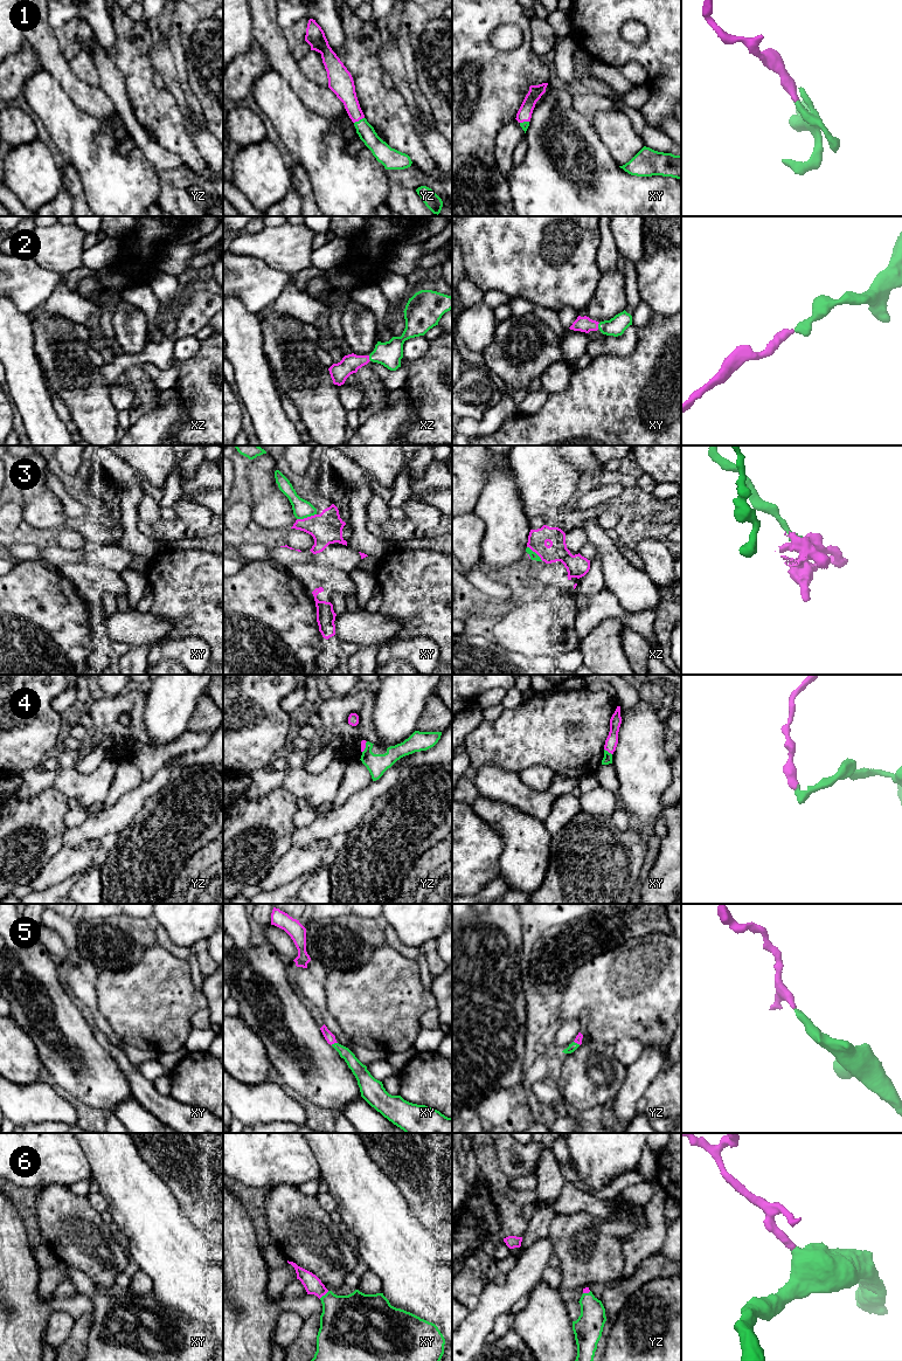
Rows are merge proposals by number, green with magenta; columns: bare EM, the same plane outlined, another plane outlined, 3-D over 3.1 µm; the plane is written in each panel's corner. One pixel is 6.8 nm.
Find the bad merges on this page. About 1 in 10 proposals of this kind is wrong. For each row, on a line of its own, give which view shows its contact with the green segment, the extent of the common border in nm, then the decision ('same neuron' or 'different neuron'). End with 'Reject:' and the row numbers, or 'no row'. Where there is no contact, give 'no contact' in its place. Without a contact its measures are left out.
1: yz | 80 nm | same neuron
2: xz | 40 nm | same neuron
3: xy | 140 nm | same neuron
4: xy | 70 nm | same neuron
5: xy | 50 nm | same neuron
6: xy | 90 nm | same neuron
Reject: no row

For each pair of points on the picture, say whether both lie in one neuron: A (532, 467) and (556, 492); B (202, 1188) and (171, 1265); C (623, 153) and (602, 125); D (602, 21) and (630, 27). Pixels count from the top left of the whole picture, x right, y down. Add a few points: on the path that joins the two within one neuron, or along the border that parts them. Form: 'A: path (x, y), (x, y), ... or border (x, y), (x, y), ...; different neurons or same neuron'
A: path (538, 472), (550, 486); same neuron
B: border (174, 1196), (180, 1210), (194, 1225); different neurons
C: path (623, 146), (609, 132); same neuron
D: border (619, 27), (629, 42), (647, 38); different neurons

